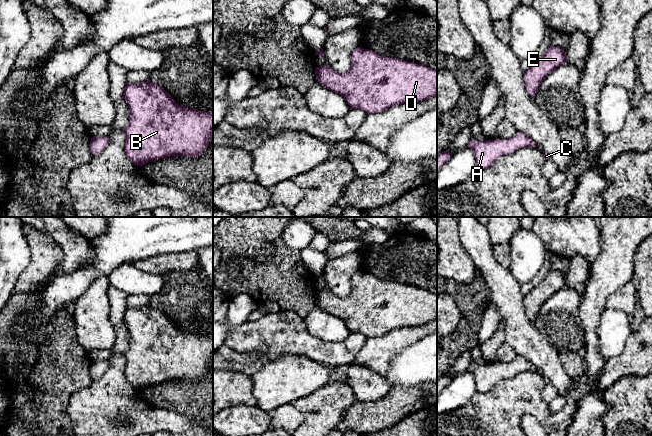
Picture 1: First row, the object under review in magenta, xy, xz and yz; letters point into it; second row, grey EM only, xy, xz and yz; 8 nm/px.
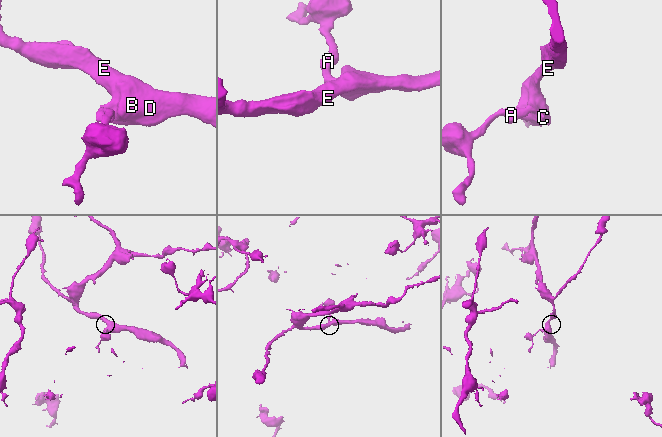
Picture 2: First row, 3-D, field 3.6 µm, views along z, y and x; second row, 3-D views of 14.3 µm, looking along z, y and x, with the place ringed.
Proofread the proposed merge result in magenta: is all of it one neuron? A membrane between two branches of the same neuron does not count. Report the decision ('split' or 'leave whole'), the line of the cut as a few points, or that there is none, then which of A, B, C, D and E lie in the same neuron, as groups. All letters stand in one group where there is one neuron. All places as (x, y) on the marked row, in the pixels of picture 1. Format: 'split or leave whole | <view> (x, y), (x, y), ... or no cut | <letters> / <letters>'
leave whole | no cut | A B C D E

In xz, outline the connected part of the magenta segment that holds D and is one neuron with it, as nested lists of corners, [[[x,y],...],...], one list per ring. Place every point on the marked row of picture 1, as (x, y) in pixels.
[[[362,47],[352,52],[351,68],[347,73],[338,73],[326,64],[325,67],[315,67],[315,75],[317,82],[343,96],[351,109],[361,109],[367,114],[437,96],[437,70],[415,62],[381,56]]]

